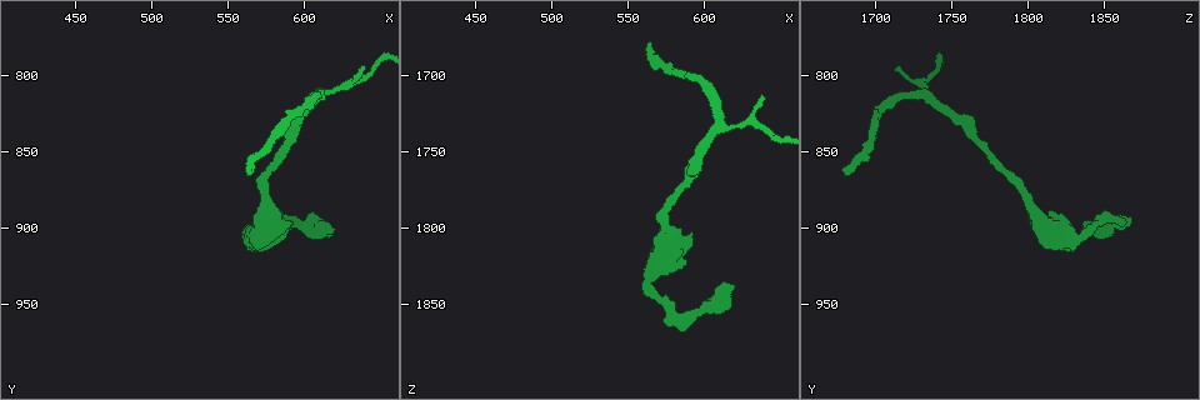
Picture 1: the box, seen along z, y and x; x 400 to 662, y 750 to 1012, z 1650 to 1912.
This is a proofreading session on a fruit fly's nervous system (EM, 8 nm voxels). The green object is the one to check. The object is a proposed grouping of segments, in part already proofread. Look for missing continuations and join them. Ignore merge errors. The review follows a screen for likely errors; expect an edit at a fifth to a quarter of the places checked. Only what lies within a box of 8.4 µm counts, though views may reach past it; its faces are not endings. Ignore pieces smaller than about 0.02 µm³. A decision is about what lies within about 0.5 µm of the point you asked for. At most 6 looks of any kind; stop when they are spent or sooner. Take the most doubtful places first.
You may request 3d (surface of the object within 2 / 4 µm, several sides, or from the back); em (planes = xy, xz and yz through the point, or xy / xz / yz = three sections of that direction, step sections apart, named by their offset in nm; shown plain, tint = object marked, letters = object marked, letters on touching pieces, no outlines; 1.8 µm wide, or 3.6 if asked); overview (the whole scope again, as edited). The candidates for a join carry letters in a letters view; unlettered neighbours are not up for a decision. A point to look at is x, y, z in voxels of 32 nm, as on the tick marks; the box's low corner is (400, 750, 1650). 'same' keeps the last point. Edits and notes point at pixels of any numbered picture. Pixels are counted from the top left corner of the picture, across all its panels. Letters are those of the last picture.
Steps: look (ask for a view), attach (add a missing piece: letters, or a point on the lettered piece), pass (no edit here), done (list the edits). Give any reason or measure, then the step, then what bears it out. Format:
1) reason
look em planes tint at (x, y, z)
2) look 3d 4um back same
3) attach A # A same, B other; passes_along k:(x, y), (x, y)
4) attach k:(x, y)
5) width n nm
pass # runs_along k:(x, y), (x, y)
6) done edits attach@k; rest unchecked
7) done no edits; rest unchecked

long arm stops here
look 3d 4um at (562, 866, 1680)

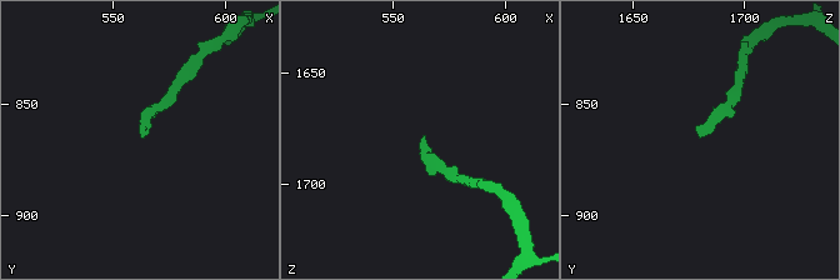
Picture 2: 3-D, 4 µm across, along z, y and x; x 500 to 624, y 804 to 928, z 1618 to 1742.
look em xy step 4 letters at (562, 866, 1678)

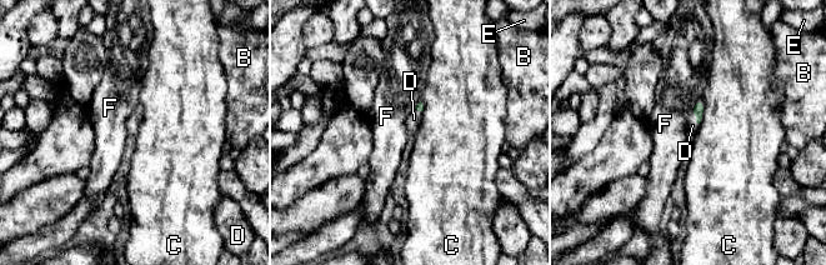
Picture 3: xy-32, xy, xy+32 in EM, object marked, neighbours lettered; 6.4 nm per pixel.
another direction
look em planes letters same

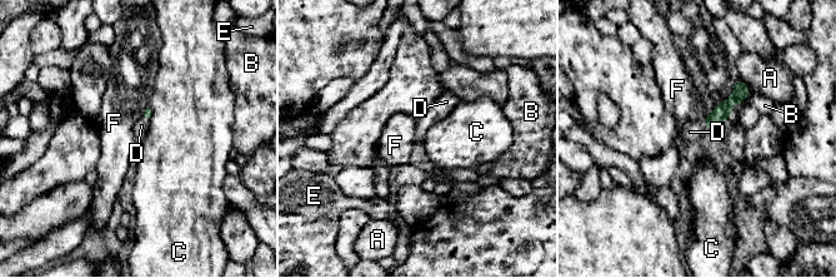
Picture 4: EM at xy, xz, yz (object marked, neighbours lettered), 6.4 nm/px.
attach D # A other, B other, C other, D same, E other, F other; passes_along 4:(722, 110), (705, 127), (690, 132); it goes on there

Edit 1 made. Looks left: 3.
look overview

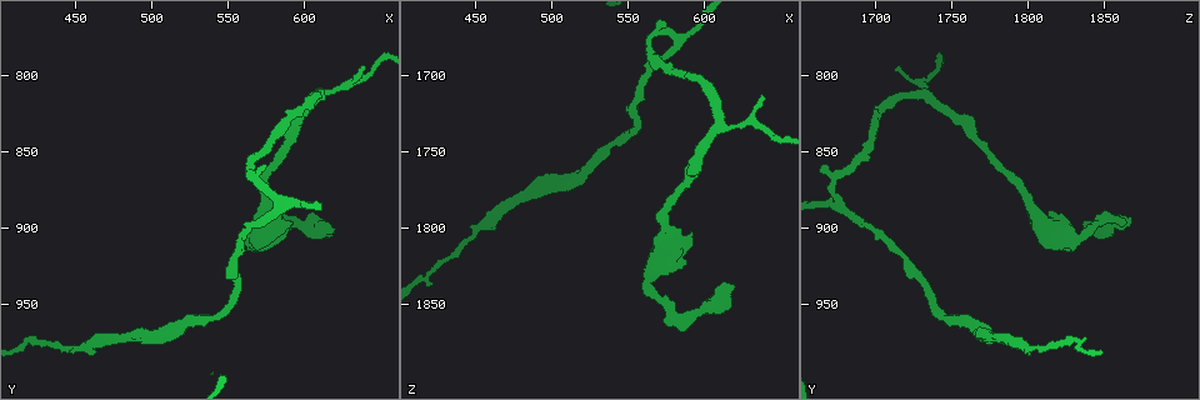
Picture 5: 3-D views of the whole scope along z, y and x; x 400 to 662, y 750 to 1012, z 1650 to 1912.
look em xz step 16 letters at (618, 902, 1840)

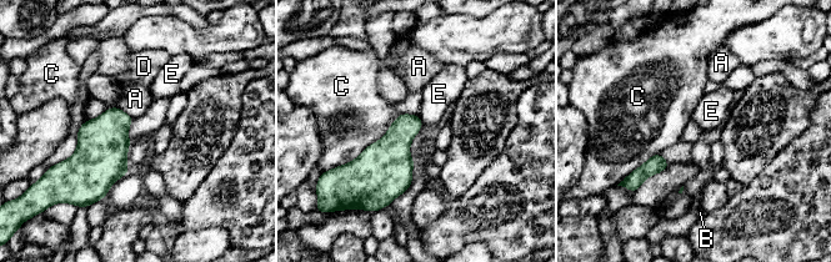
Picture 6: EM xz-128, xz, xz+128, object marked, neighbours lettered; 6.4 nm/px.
pass # A other, B other, C other, D other, E other; border 6:(416, 115), (424, 124); none of them fits

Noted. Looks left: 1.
branch stops here
look em xz step 16 letters at (636, 798, 1714)

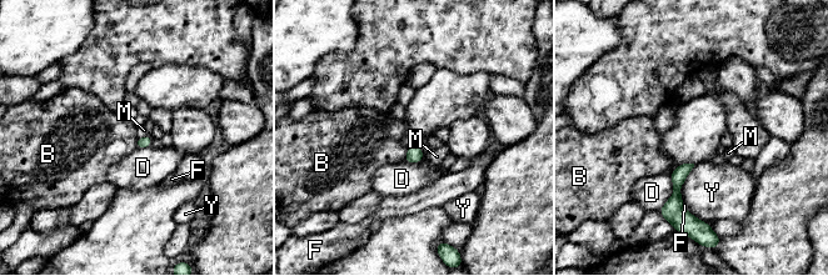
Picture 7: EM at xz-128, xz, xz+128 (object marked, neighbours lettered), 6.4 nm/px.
width 80 nm
pass # B other, D other, F other, M other, Y other; none of them fits

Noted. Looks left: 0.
done edits attach@4; rest unchecked

